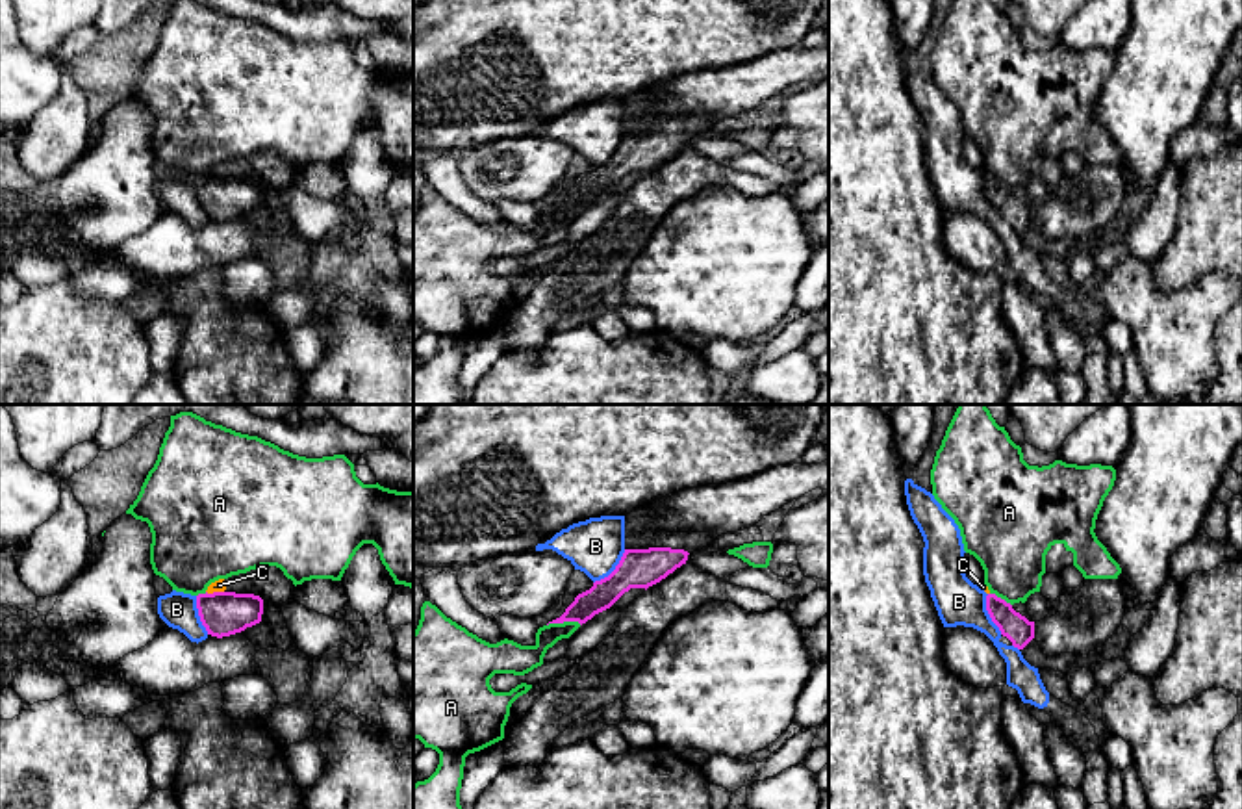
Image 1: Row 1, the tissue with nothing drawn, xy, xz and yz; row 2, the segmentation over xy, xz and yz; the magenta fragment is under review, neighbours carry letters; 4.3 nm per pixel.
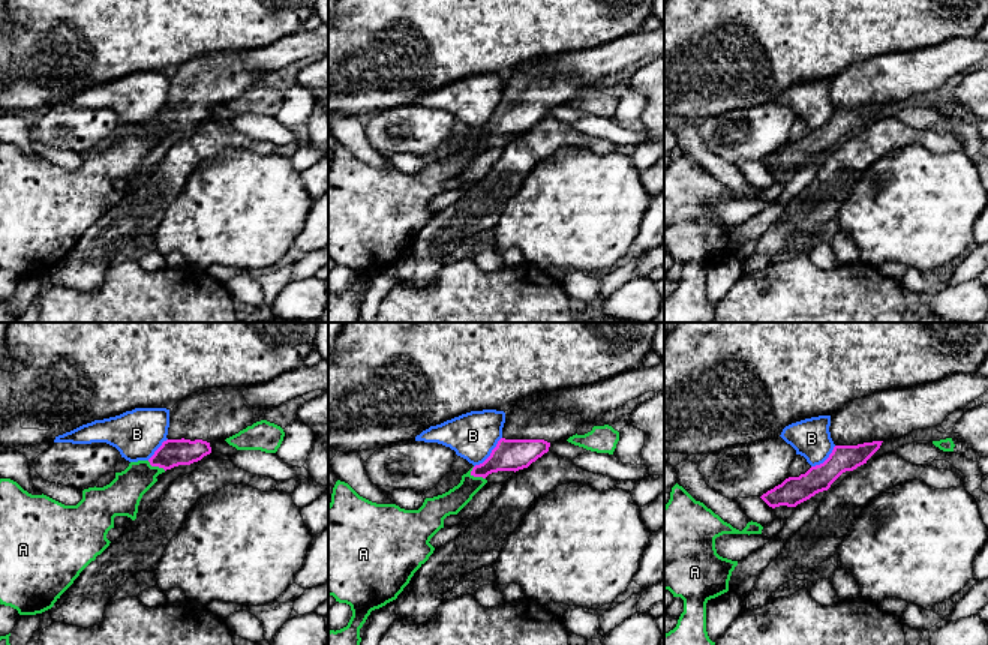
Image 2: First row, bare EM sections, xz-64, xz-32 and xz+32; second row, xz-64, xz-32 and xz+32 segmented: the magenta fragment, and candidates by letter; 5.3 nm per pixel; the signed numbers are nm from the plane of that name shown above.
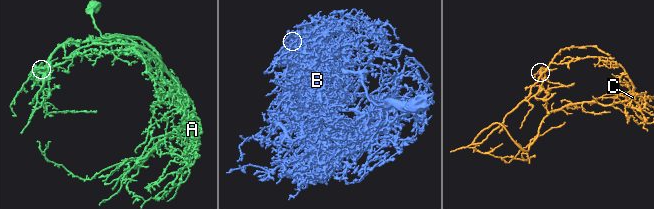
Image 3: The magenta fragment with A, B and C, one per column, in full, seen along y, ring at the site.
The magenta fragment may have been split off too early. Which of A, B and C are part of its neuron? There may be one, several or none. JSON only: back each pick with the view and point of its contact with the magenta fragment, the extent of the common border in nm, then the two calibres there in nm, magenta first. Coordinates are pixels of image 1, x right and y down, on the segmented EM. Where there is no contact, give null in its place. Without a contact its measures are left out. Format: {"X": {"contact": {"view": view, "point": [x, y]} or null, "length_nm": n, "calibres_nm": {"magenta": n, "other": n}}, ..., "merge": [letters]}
{"merge": []}

